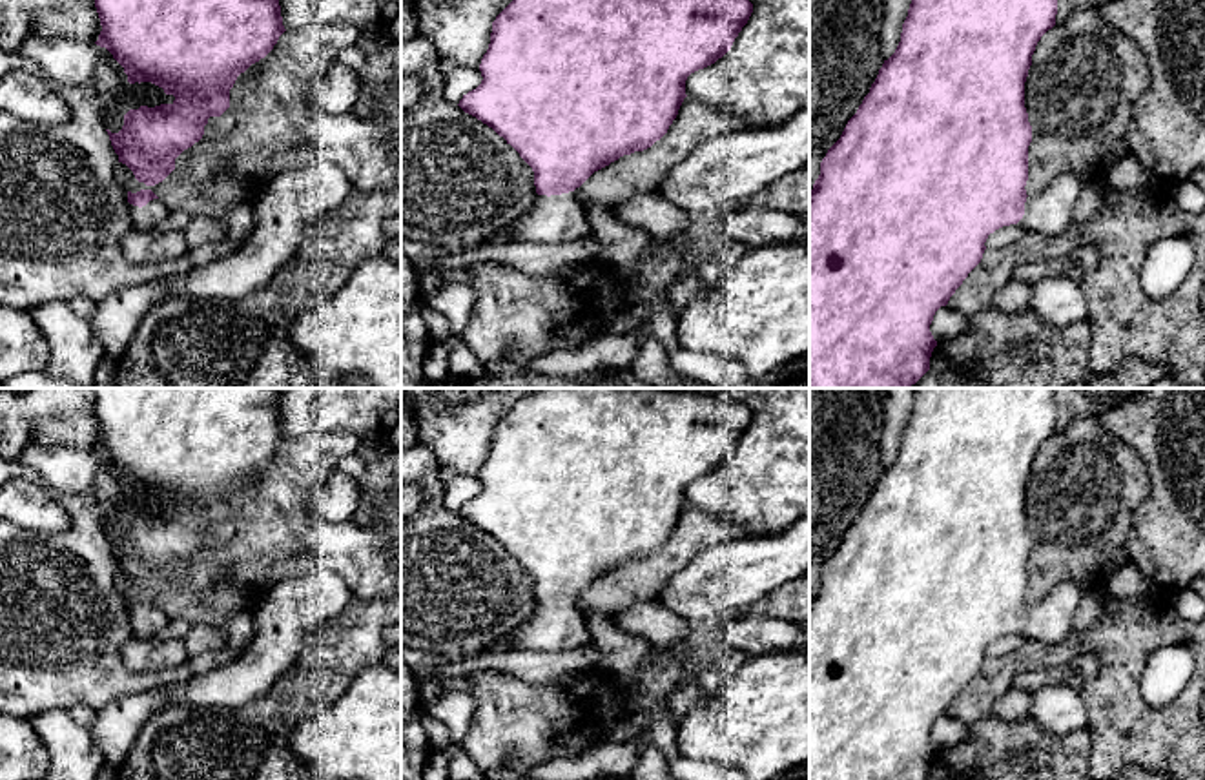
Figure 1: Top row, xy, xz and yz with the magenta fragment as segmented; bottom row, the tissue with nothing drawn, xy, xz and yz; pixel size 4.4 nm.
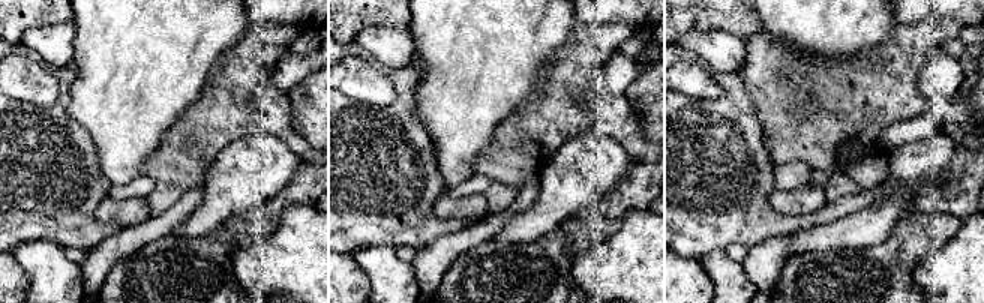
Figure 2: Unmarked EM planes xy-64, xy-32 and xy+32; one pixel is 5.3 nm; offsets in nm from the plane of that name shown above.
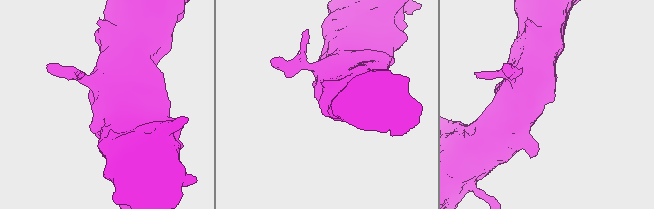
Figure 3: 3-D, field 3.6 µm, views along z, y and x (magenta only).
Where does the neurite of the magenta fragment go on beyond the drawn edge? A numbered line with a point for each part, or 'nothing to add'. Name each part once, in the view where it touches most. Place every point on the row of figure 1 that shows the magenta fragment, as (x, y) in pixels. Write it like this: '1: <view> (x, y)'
1: xz (555, 219)

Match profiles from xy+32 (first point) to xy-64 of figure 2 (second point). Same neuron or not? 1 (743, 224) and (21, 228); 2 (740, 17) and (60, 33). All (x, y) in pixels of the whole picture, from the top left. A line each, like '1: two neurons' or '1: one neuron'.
1: one neuron
2: two neurons

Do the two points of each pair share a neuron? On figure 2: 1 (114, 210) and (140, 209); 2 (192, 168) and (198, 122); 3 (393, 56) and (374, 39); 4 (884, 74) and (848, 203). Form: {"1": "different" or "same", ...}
{"1": "same", "2": "same", "3": "same", "4": "different"}

